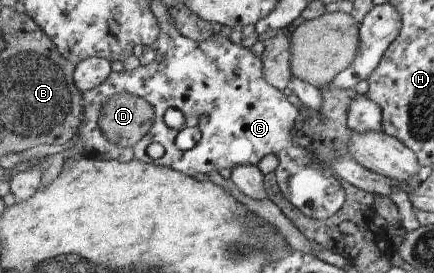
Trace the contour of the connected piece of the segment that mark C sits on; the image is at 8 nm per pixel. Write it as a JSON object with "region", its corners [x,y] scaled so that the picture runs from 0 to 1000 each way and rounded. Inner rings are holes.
{"region":[[[403,84],[403,99],[387,117],[369,117],[362,147],[359,220],[350,234],[327,238],[306,256],[286,256],[263,264],[249,282],[249,293],[210,333],[194,341],[196,359],[196,440],[194,469],[182,491],[191,520],[189,557],[200,571],[212,571],[230,586],[272,586],[295,597],[304,586],[350,593],[341,571],[341,535],[350,520],[364,520],[380,542],[378,579],[364,586],[364,608],[396,608],[401,623],[415,623],[431,645],[456,645],[456,637],[484,637],[484,630],[507,630],[516,615],[535,623],[539,608],[592,604],[599,586],[618,564],[645,564],[654,542],[680,524],[677,454],[696,421],[696,403],[664,366],[664,352],[652,333],[641,330],[618,293],[608,286],[608,238],[601,201],[590,205],[574,176],[562,176],[558,161],[535,154],[525,132],[502,132],[498,147],[477,147],[452,154],[440,139],[429,139],[426,125]],[[276,330],[297,333],[304,348],[327,359],[346,381],[357,414],[357,447],[341,487],[327,509],[302,538],[272,542],[244,498],[235,491],[226,462],[226,432],[212,432],[212,374],[235,381],[247,374],[249,359]],[[387,396],[408,396],[426,429],[422,465],[454,465],[463,484],[463,513],[438,549],[415,549],[406,535],[406,495],[415,473],[394,469],[378,447],[378,418]]]}

